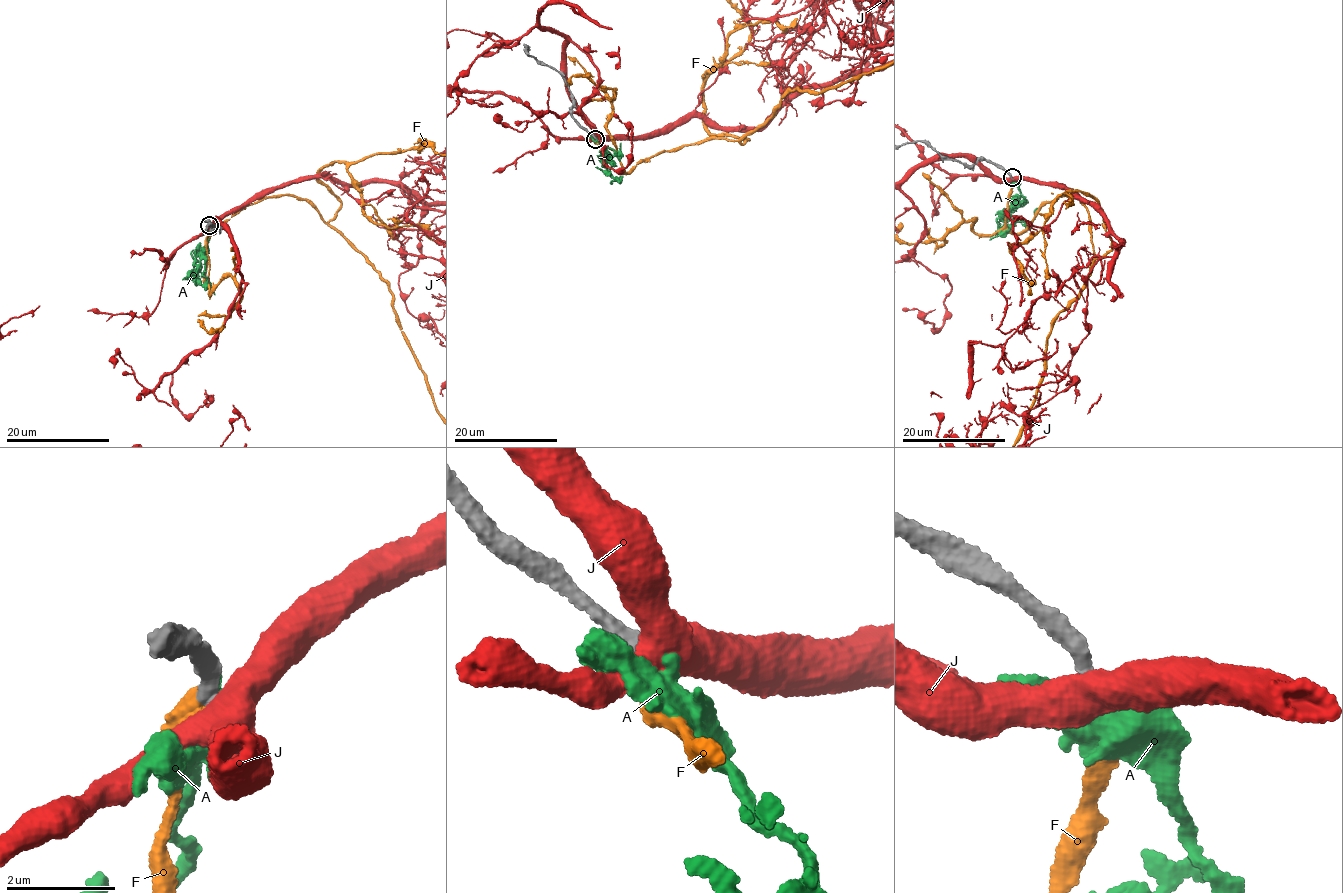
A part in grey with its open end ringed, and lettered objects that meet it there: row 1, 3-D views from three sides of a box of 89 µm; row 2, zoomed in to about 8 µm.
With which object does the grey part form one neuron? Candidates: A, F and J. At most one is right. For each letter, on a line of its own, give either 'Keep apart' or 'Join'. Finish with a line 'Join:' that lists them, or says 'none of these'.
A: Keep apart
F: Join
J: Keep apart
Join: F

